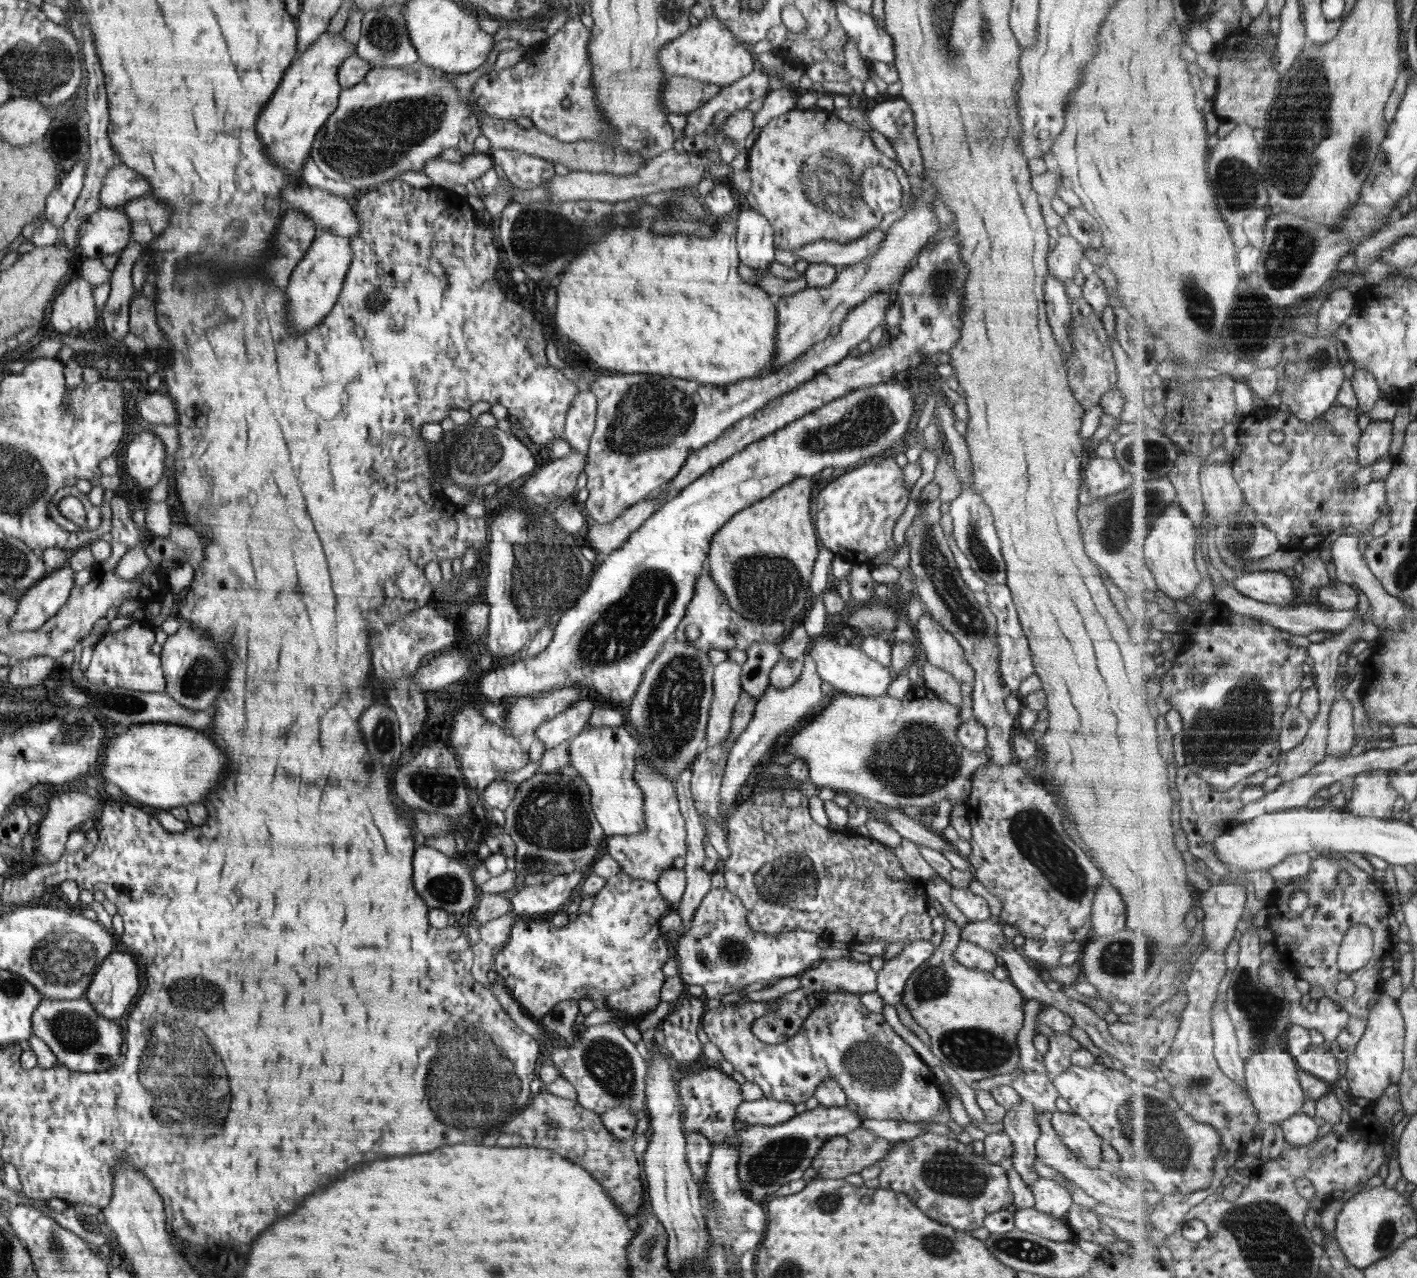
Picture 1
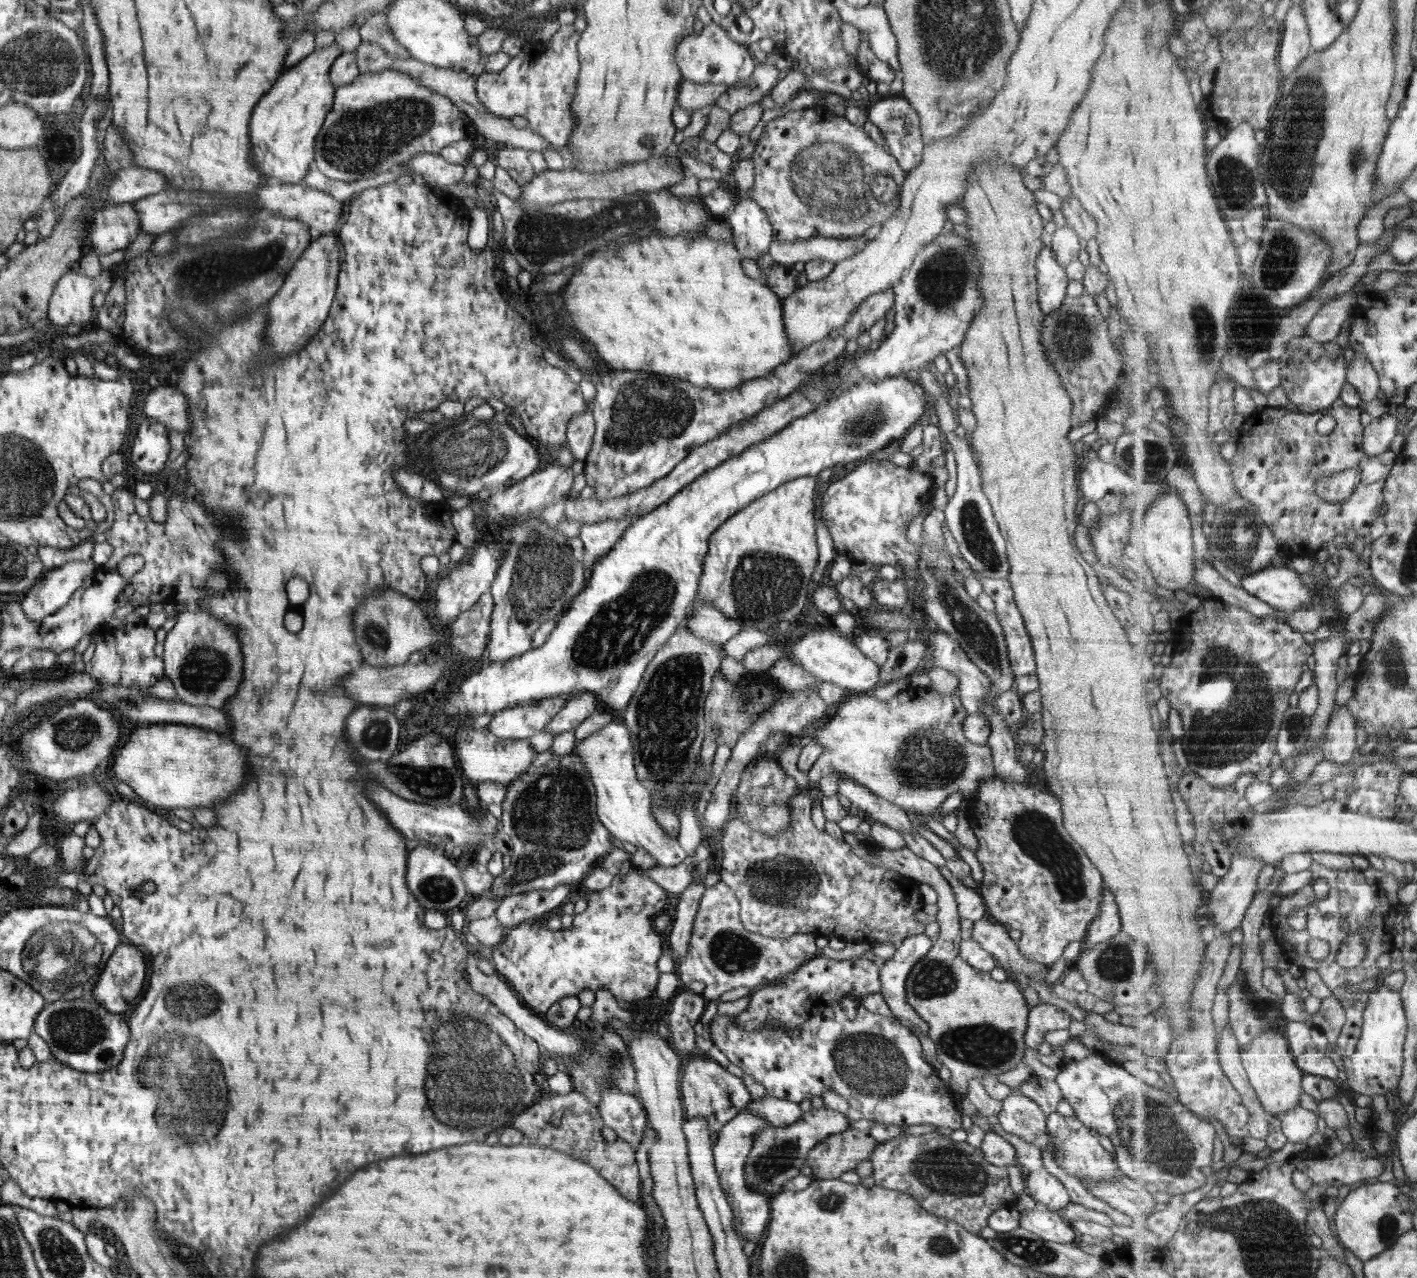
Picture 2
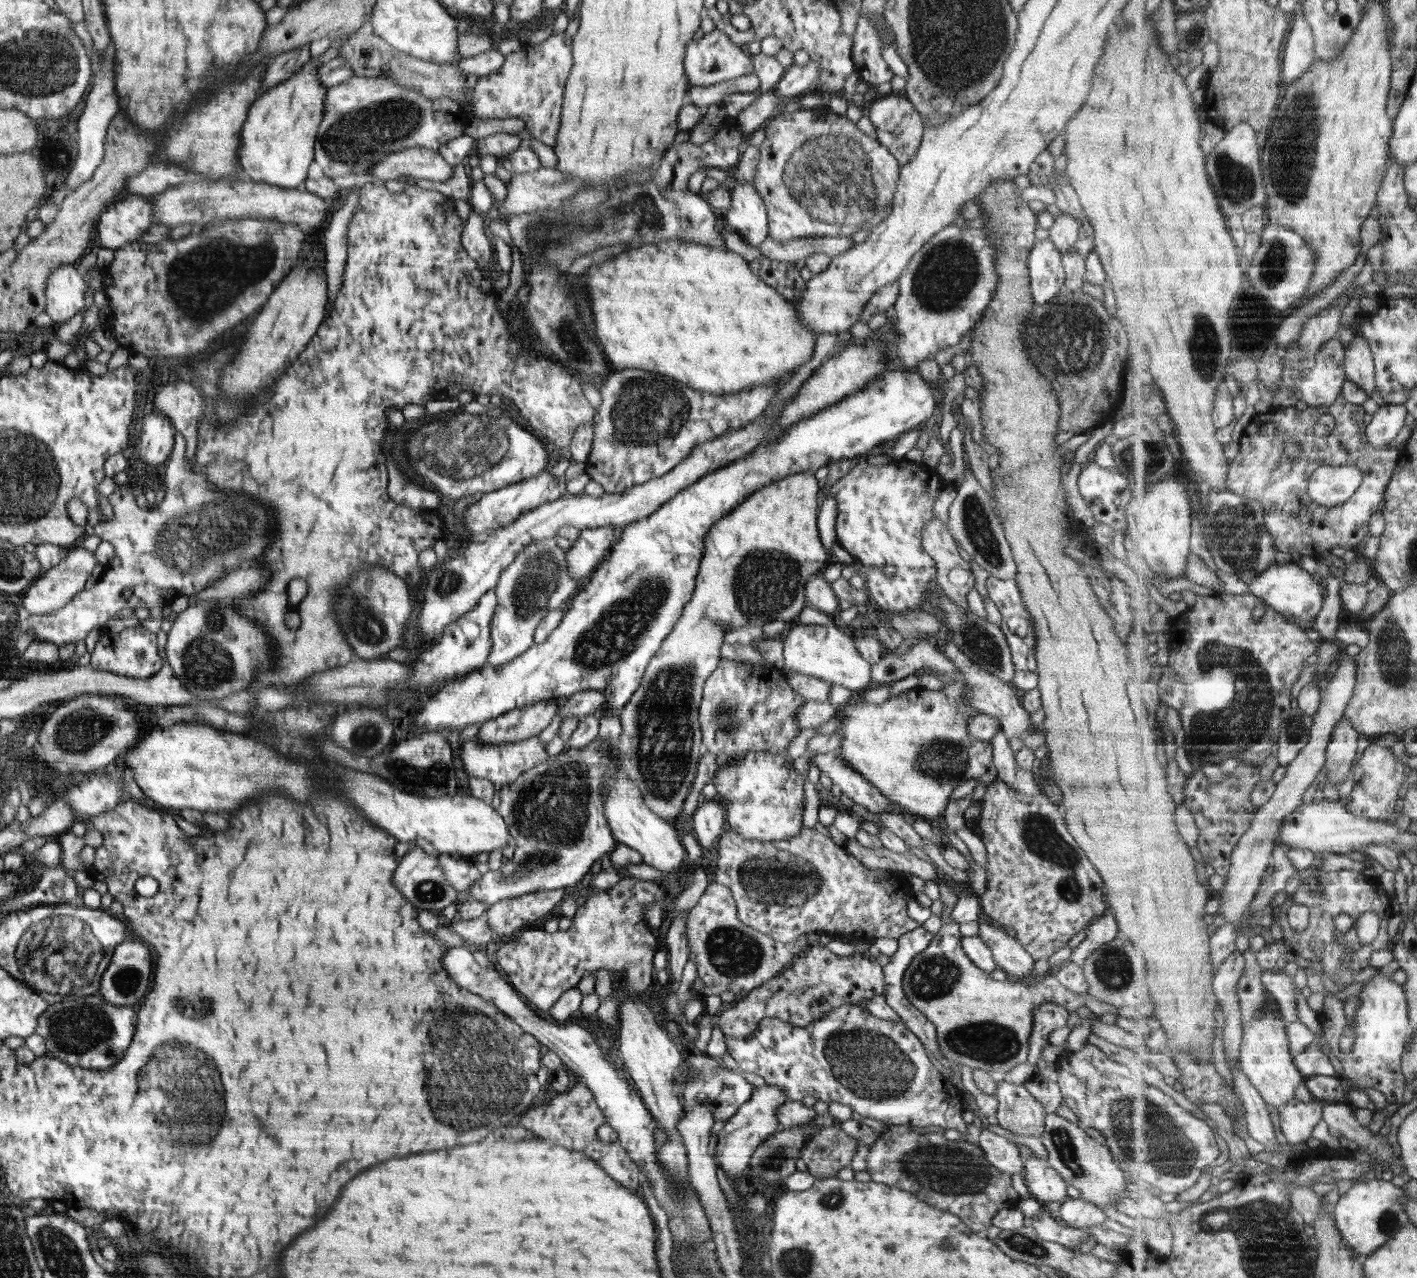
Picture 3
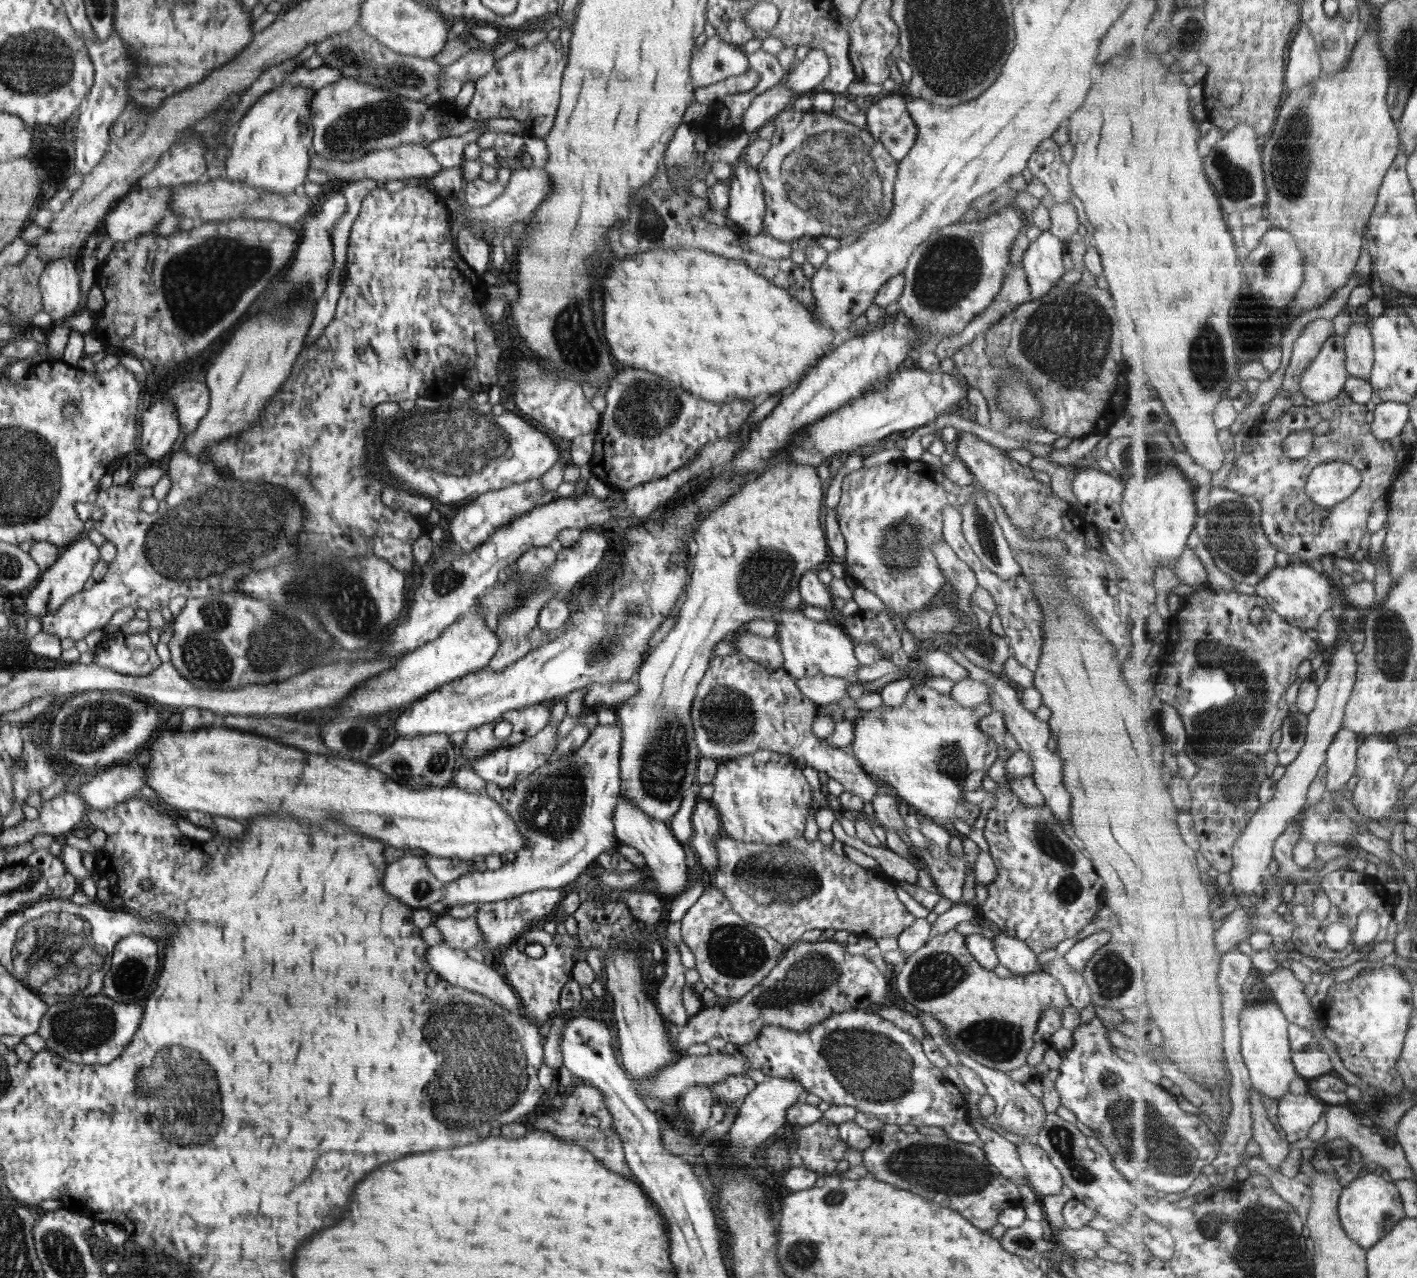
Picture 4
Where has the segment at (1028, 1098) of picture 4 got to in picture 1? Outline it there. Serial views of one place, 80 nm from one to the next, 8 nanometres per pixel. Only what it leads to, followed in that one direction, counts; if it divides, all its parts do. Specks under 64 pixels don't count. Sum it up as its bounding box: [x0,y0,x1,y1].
[1003,1101,1041,1186]

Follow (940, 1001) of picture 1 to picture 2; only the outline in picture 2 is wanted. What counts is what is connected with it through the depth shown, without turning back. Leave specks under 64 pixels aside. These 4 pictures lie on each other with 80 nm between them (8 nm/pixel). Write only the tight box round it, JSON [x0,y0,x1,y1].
[846,836,1029,1094]

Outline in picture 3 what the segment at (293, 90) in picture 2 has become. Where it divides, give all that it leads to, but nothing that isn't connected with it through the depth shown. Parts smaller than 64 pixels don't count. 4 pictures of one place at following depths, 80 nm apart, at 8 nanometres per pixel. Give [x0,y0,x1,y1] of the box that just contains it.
[237,57,327,188]

